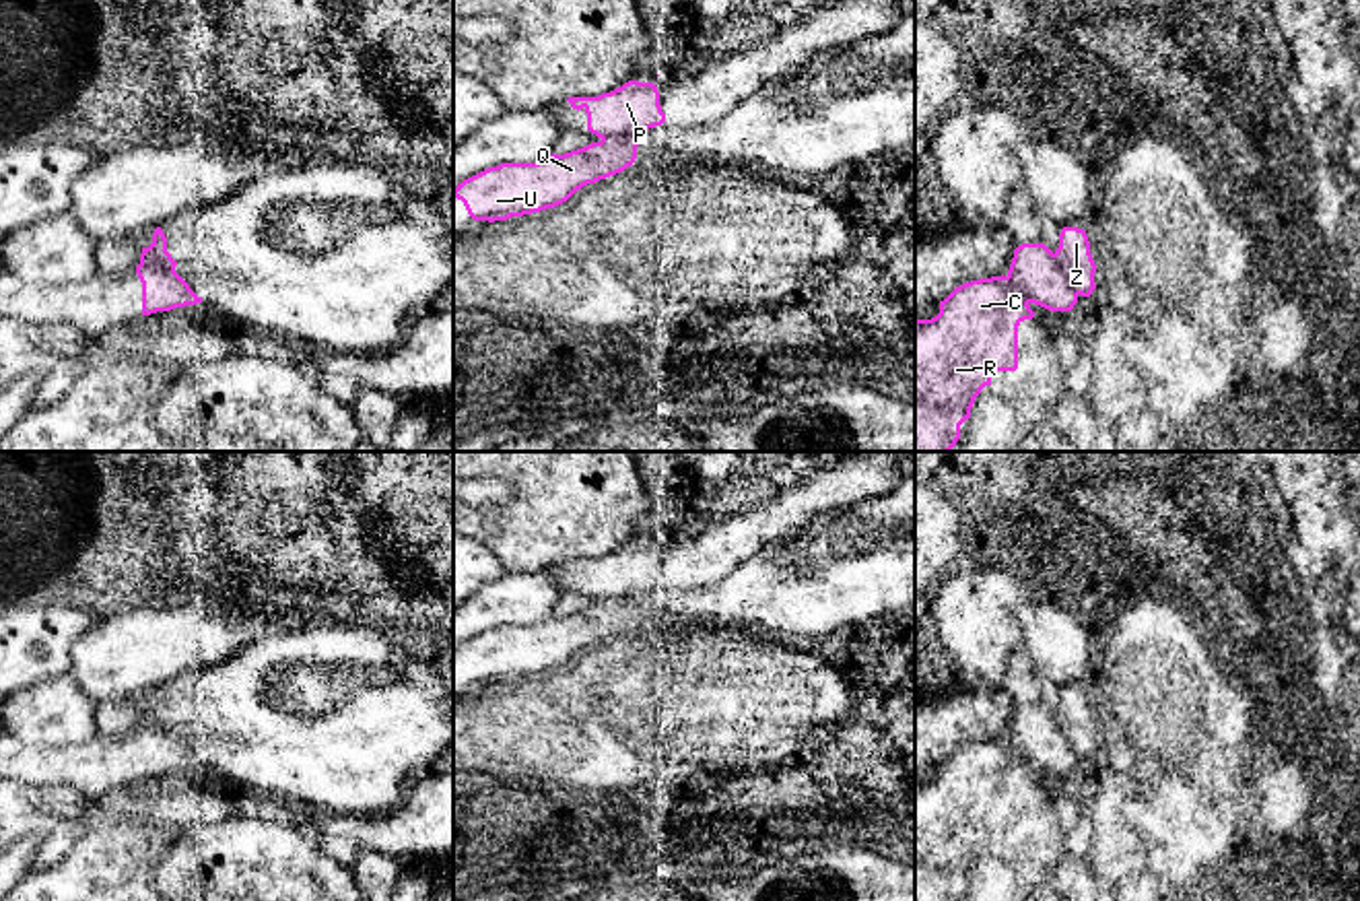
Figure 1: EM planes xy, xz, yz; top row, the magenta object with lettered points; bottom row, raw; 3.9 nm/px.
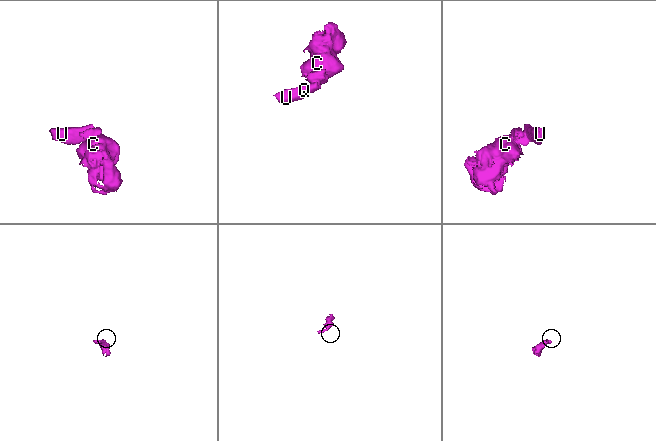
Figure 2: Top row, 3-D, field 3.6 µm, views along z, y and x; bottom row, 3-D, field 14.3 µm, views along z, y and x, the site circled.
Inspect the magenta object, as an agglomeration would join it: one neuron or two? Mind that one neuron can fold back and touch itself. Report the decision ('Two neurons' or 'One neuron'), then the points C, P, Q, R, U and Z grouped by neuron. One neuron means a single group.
Two neurons. Groups: C P R / Q U Z

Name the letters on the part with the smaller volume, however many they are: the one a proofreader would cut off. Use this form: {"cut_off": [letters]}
{"cut_off": ["Q", "U", "Z"]}

